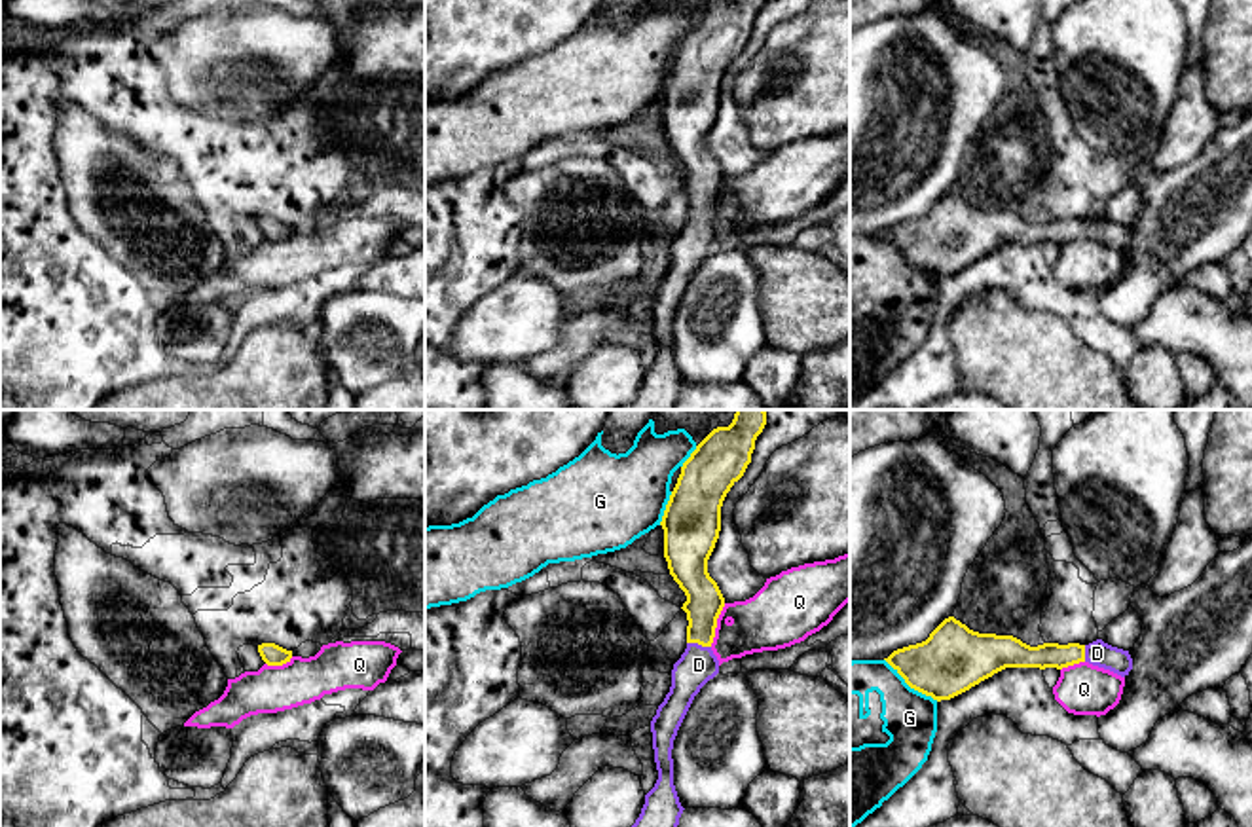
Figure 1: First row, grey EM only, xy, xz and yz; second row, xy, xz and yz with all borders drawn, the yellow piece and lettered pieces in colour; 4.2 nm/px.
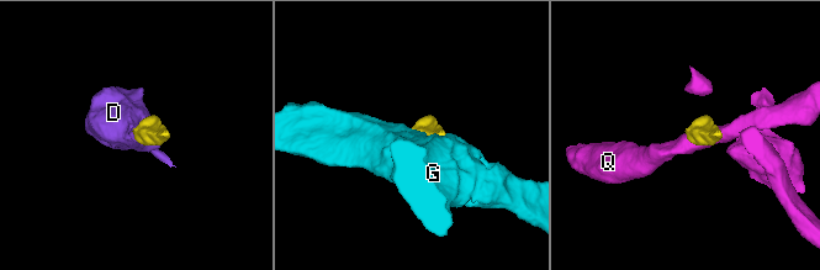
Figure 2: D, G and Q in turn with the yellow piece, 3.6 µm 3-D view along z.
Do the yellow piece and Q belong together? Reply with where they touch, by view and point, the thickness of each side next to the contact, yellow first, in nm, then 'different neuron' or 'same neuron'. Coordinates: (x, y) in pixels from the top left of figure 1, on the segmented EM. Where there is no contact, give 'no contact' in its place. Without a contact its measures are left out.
meets yellow in xz at (716, 624); 160 nm thick on the yellow side, 260 nm on the other; different neuron

